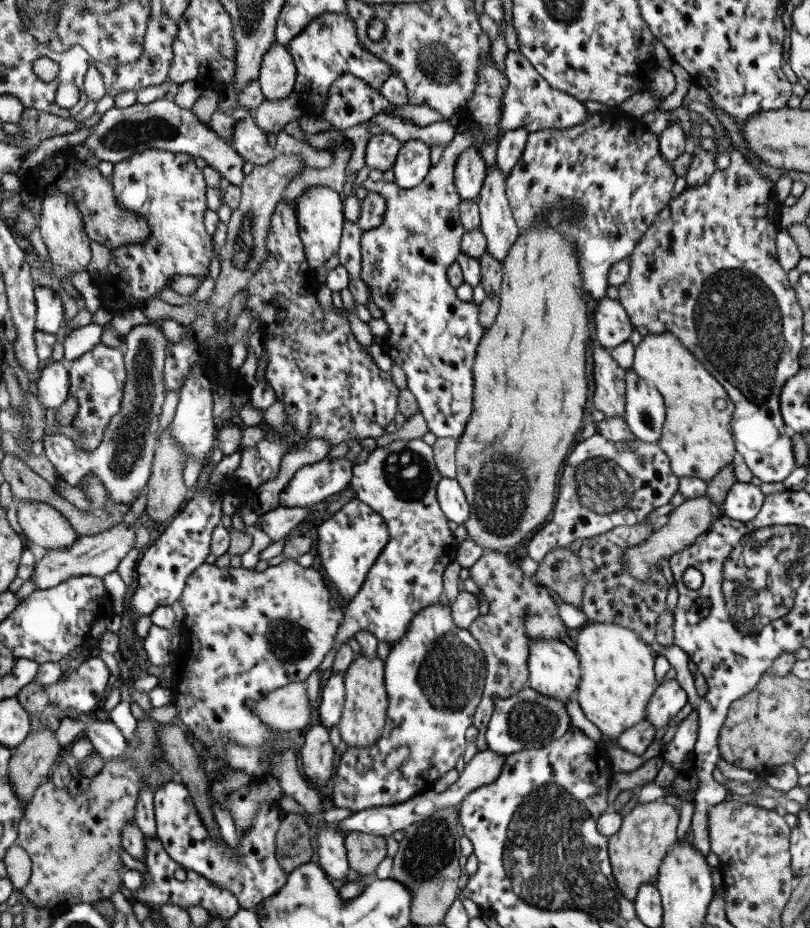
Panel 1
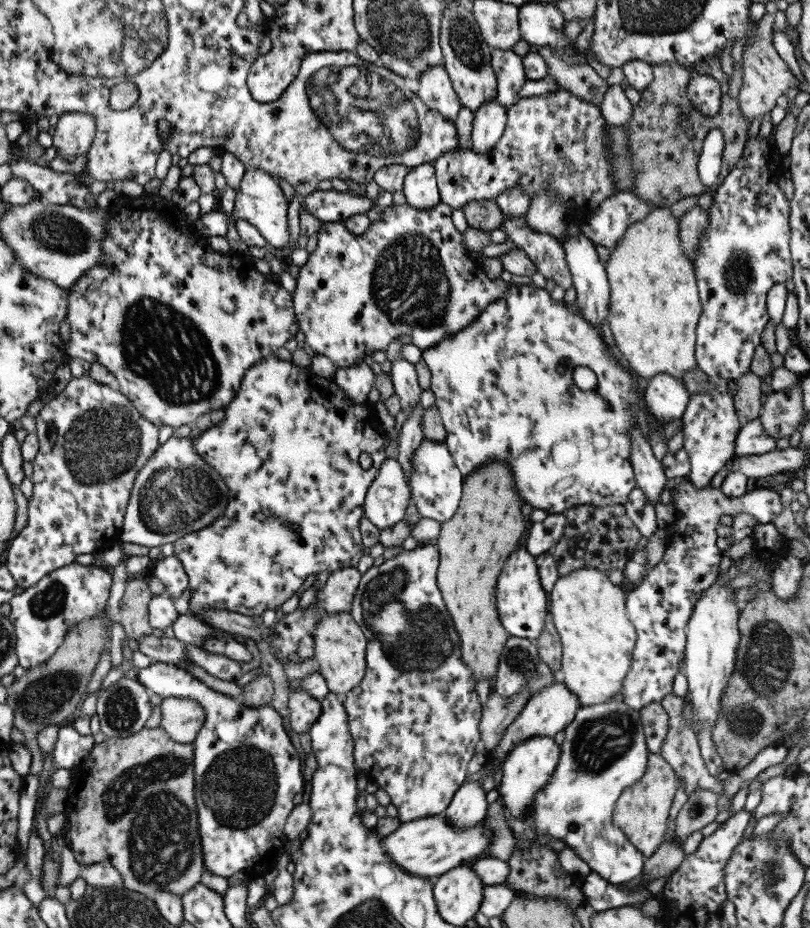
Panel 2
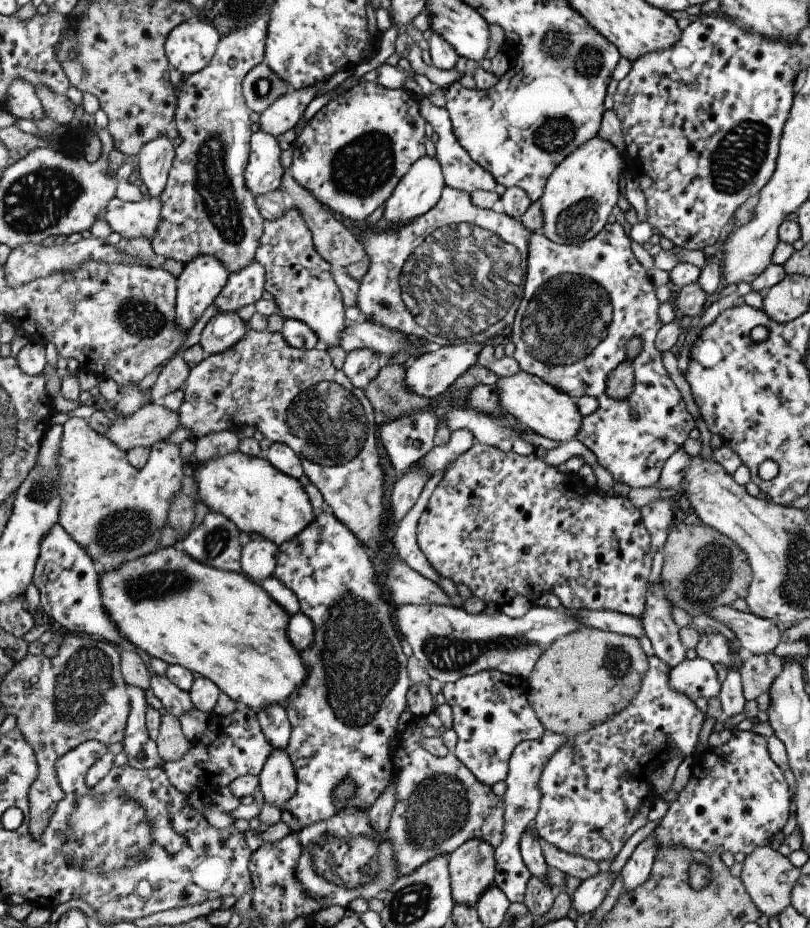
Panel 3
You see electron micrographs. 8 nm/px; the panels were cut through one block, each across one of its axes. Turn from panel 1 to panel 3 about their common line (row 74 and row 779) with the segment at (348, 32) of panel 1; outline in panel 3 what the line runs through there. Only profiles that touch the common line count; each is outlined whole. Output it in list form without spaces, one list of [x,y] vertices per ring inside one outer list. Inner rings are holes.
[[[329,509],[320,511],[316,515],[316,520],[310,526],[306,526],[302,530],[301,534],[294,536],[294,539],[283,543],[279,546],[279,554],[277,556],[277,564],[274,570],[273,576],[282,582],[300,602],[301,612],[304,612],[312,624],[314,624],[314,640],[306,650],[301,653],[302,662],[306,664],[306,670],[308,670],[308,676],[302,684],[302,688],[298,688],[298,692],[294,692],[288,699],[288,702],[284,704],[290,725],[292,726],[292,733],[290,736],[290,742],[288,742],[288,748],[285,752],[290,756],[290,761],[294,766],[297,779],[296,794],[288,800],[286,804],[286,810],[296,818],[303,829],[310,824],[320,823],[326,820],[330,820],[336,812],[340,812],[342,808],[358,808],[360,811],[368,811],[370,806],[378,800],[378,796],[382,796],[382,792],[390,786],[390,782],[393,779],[393,768],[391,756],[391,744],[398,737],[398,722],[401,714],[407,709],[407,694],[411,686],[411,681],[407,674],[407,661],[408,657],[401,648],[401,637],[394,626],[392,616],[393,612],[390,612],[390,602],[386,599],[385,591],[382,588],[381,583],[376,575],[376,570],[370,562],[370,556],[367,550],[360,544],[353,533],[338,518],[335,518]],[[344,778],[350,778],[354,781],[356,786],[356,794],[350,798],[350,800],[344,800],[344,802],[338,802],[334,798],[334,788],[344,780]]]

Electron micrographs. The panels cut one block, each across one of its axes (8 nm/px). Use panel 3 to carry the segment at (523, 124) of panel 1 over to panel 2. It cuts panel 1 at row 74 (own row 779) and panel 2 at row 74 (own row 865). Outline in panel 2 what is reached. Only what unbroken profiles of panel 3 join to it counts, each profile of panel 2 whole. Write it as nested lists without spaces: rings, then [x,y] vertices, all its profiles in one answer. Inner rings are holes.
[[[491,49],[490,65],[497,79],[496,100],[508,109],[520,98],[519,91],[527,82],[523,58],[512,49]]]

